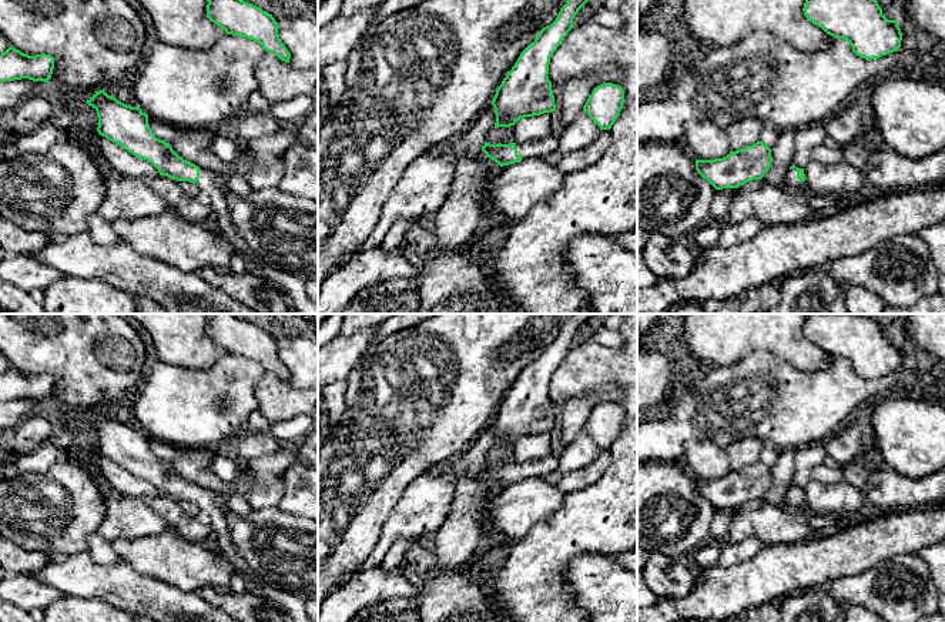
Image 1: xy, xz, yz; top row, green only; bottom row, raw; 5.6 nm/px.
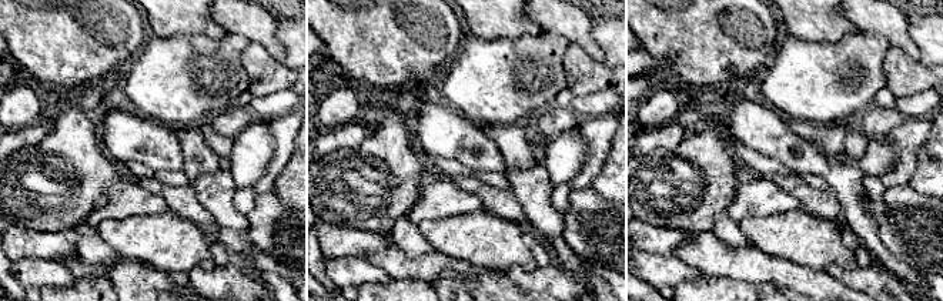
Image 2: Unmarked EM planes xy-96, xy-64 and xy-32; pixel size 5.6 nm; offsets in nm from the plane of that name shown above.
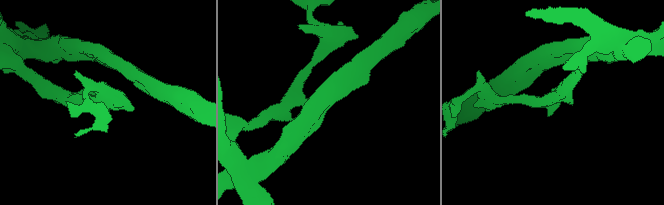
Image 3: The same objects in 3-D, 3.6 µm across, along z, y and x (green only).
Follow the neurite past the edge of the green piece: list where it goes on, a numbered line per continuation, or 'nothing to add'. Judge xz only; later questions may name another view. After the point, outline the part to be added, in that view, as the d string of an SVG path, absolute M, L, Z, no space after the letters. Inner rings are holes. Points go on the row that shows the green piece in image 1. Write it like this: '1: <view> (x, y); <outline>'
1: xz (542, 147); M554 117L552 133L542 140L516 144L517 154L522 157L522 160L546 157L549 153L557 148L562 130L563 127L559 117Z

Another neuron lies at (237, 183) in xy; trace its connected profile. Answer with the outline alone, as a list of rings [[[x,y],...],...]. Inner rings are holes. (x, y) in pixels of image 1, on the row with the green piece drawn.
[[[229,170],[227,175],[227,187],[237,195],[248,197],[254,191],[239,173]]]

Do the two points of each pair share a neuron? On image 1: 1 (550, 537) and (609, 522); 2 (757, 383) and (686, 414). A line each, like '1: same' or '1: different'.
1: same
2: same

